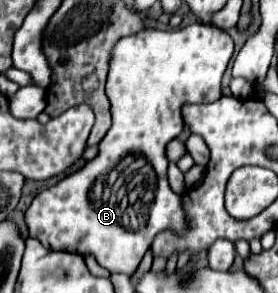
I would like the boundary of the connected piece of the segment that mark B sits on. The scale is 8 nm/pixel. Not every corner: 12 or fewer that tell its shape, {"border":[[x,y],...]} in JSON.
{"border":[[231,35],[113,49],[99,155],[41,191],[29,237],[133,275],[189,215],[167,183],[183,103],[213,103]]}

